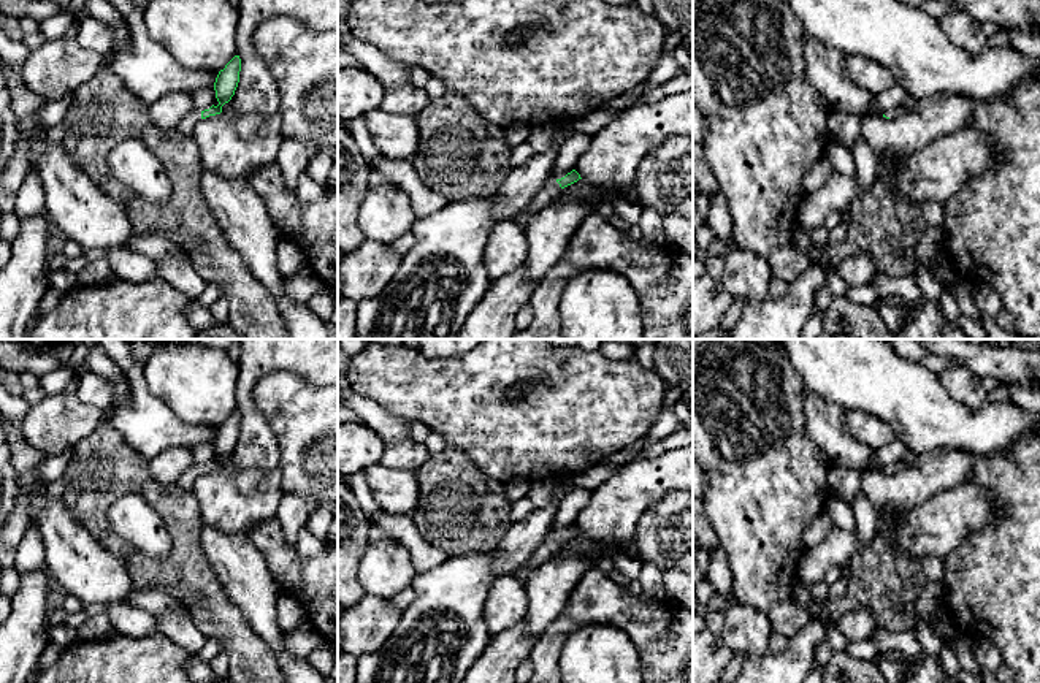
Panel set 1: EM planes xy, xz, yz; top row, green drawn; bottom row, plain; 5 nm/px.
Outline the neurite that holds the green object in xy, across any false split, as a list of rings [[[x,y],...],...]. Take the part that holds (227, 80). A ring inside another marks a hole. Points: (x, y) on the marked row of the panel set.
[[[235,55],[224,70],[219,71],[214,90],[216,98],[219,101],[217,106],[211,106],[209,109],[200,111],[193,108],[185,117],[181,119],[179,125],[176,127],[179,133],[185,136],[192,136],[193,128],[200,119],[206,119],[209,116],[216,116],[222,113],[222,106],[231,100],[235,90],[239,82],[239,71],[241,71],[241,59]]]

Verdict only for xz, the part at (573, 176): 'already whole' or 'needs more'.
needs more

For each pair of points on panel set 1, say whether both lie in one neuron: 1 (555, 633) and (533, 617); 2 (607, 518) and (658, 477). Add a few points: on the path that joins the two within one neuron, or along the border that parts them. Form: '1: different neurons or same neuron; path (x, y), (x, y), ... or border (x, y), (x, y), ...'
1: different neurons; border (569, 596), (563, 610), (538, 637)
2: same neuron; path (620, 506), (646, 480)

